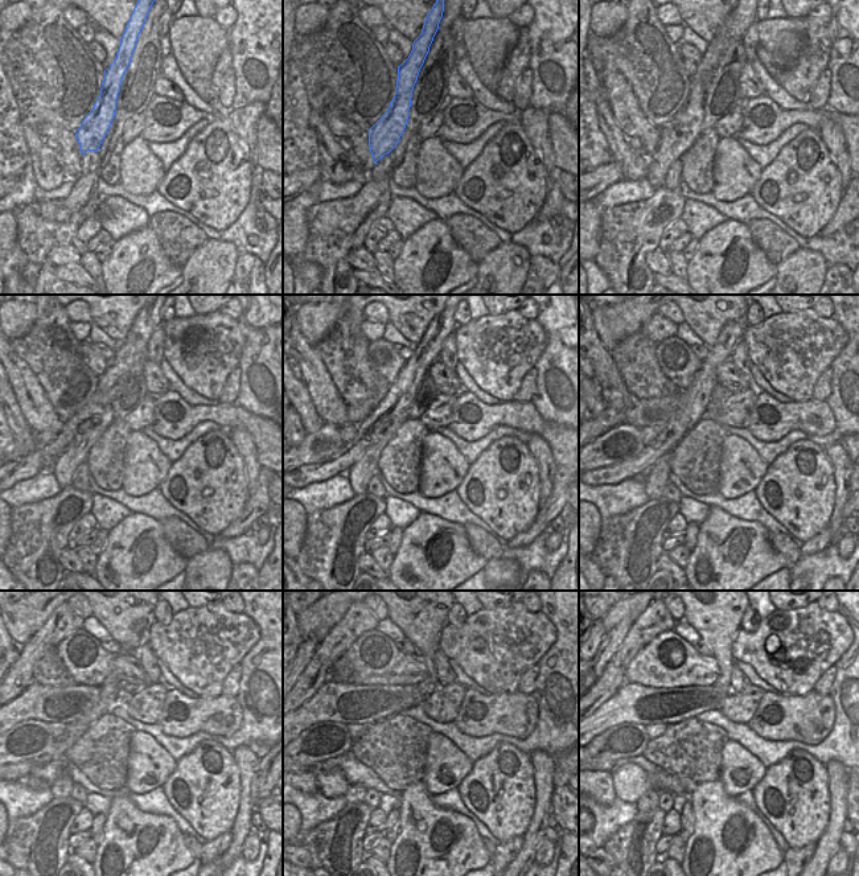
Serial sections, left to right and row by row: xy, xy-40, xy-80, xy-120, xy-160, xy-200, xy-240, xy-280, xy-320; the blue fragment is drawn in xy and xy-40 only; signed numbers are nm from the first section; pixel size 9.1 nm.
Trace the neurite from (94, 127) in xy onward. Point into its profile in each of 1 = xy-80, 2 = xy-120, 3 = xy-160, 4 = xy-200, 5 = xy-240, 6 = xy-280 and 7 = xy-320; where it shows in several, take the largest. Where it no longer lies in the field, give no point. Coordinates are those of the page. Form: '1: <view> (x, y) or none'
1: xy-80 (677, 136)
2: xy-120 (90, 431)
3: xy-160 (360, 474)
4: xy-200 (657, 476)
5: xy-240 (61, 788)
6: xy-280 (356, 793)
7: xy-320 (648, 802)

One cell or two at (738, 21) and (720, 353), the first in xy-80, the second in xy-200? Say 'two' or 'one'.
one

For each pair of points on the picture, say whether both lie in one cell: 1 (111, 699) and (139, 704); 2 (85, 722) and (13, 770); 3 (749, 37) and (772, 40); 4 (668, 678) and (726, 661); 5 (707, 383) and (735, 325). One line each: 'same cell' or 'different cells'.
1: different cells
2: same cell
3: different cells
4: different cells
5: same cell

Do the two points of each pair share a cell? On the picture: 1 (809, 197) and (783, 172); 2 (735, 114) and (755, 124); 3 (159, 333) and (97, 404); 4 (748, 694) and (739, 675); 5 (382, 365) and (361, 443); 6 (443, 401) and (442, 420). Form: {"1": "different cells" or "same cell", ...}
{"1": "same cell", "2": "different cells", "3": "different cells", "4": "different cells", "5": "different cells", "6": "same cell"}

